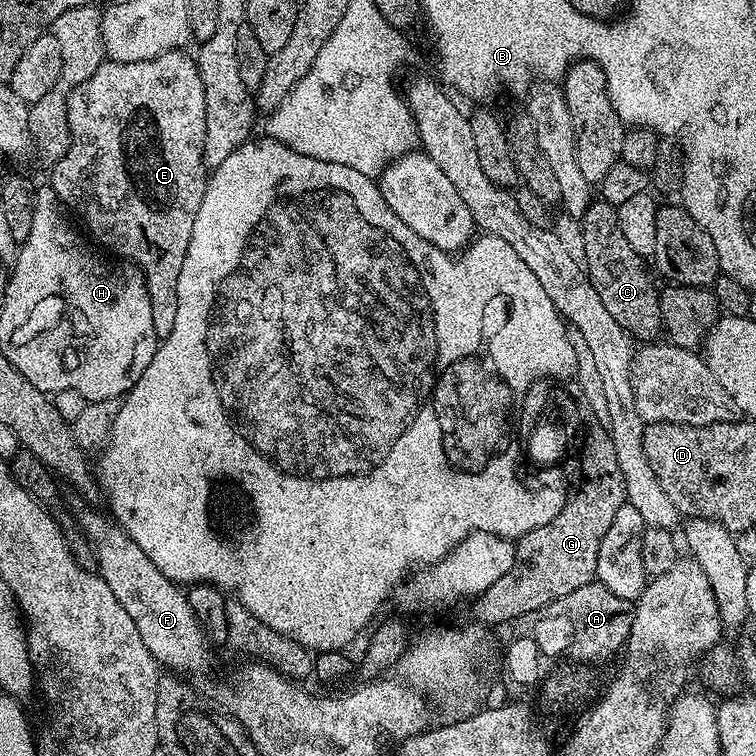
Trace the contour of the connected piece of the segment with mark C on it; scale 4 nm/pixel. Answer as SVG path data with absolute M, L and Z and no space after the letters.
M596 198L593 199L592 203L589 204L586 211L584 211L584 215L579 217L578 224L580 224L580 240L584 243L584 256L582 255L582 263L588 273L588 277L590 278L590 282L594 286L594 290L598 290L598 298L602 298L602 303L605 304L606 309L610 312L610 315L616 322L618 322L619 326L624 328L624 331L628 333L628 335L637 340L644 340L640 342L648 342L653 338L659 337L656 335L661 335L662 325L660 323L660 292L658 291L658 287L656 288L656 284L652 281L653 273L650 271L648 273L648 268L646 265L645 257L640 256L635 252L632 247L630 247L630 242L626 239L626 234L622 234L622 225L618 223L618 207L617 205L611 204L610 202L606 202L605 200Z

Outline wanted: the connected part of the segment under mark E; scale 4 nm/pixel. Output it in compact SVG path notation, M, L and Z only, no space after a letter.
M184 50L164 52L146 62L105 59L86 82L72 89L66 106L72 141L66 154L50 168L50 187L69 213L80 215L81 222L88 227L87 235L139 268L150 294L154 330L160 338L174 330L178 274L182 274L182 262L186 262L194 218L198 206L202 206L210 175L204 162L206 90L195 59L186 53Z

